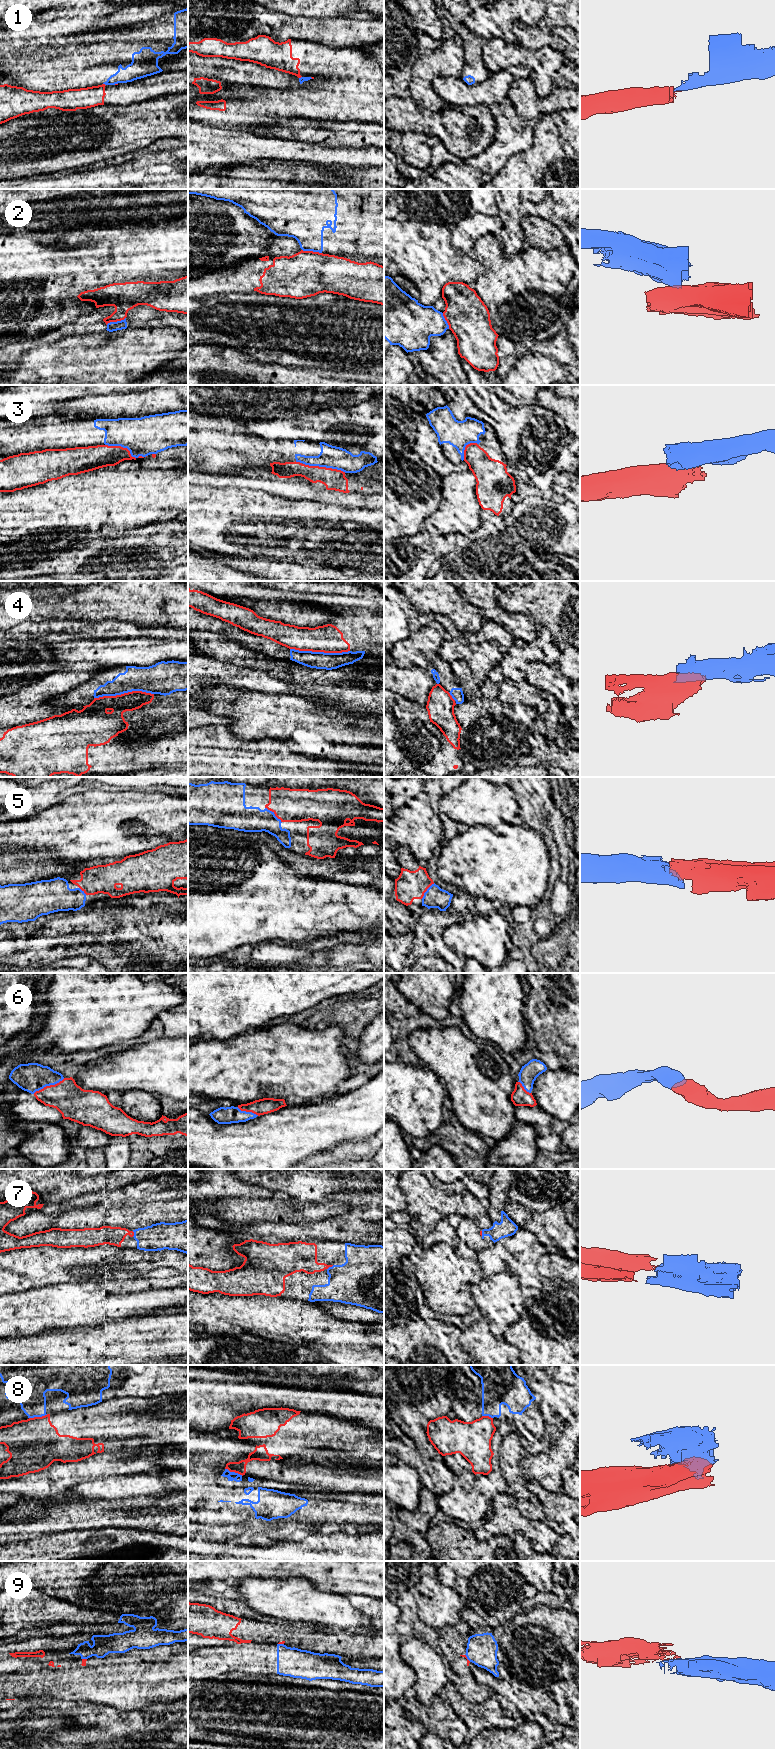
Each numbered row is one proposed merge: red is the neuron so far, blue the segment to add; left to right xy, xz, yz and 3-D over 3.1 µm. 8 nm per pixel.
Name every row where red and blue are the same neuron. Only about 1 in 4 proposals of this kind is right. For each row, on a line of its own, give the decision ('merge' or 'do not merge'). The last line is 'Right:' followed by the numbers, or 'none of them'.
1: do not merge
2: do not merge
3: do not merge
4: do not merge
5: merge
6: merge
7: merge
8: do not merge
9: do not merge
Right: 5, 6, 7

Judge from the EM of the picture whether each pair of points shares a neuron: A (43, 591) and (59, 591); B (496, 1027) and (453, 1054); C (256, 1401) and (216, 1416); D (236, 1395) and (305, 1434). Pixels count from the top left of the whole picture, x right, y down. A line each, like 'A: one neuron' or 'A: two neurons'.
A: one neuron
B: two neurons
C: one neuron
D: two neurons

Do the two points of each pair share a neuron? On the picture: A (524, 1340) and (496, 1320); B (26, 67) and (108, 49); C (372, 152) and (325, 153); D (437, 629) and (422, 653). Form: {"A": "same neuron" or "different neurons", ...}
{"A": "different neurons", "B": "same neuron", "C": "same neuron", "D": "same neuron"}

